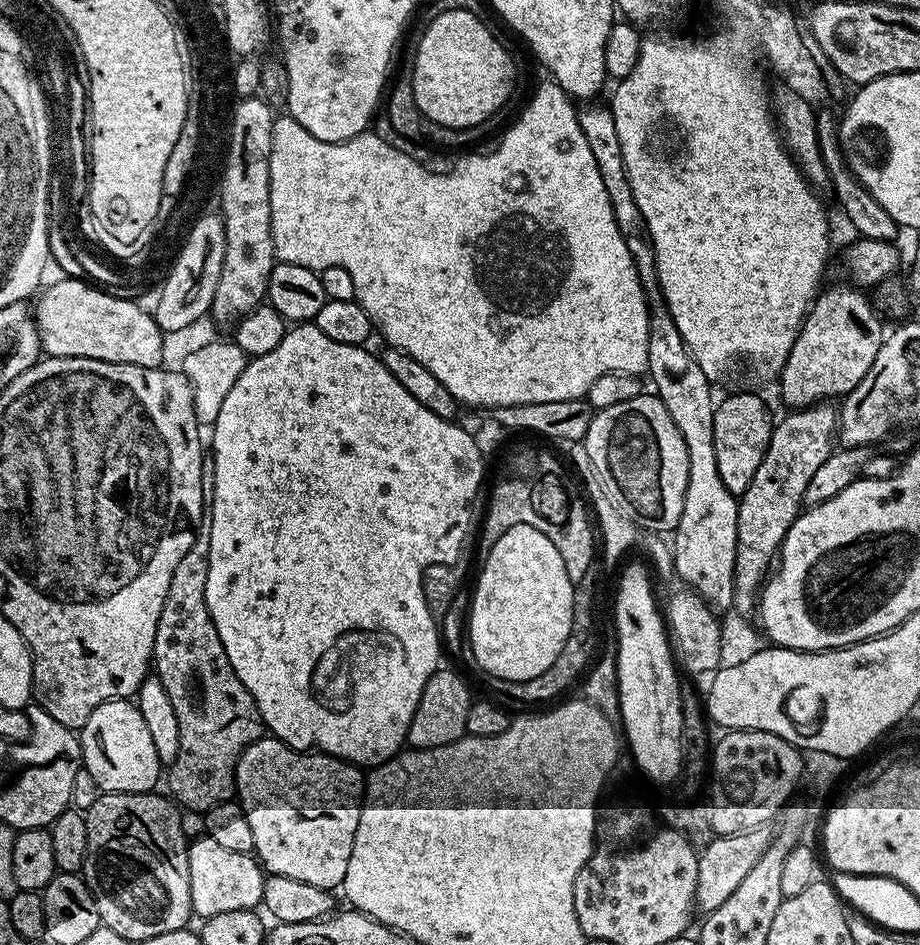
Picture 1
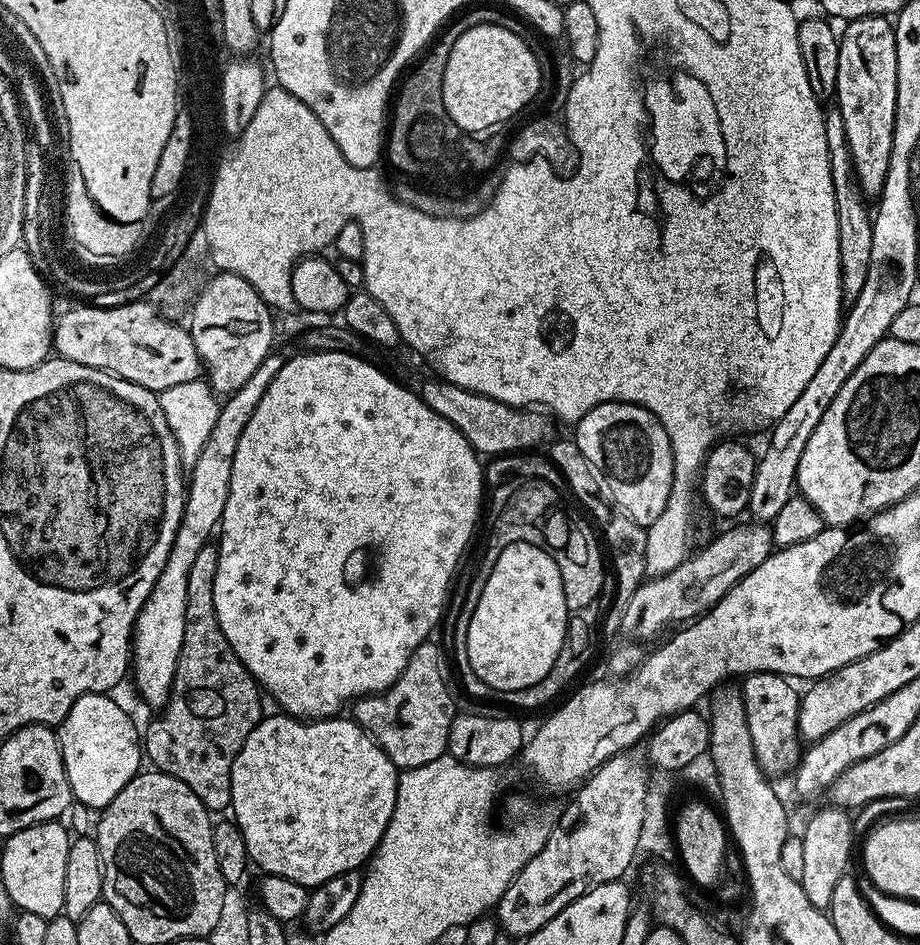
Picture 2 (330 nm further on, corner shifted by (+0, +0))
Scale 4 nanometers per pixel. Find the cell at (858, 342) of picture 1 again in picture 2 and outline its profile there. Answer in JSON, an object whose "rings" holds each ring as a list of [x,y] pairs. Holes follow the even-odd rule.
{"rings":[[[867,16],[849,21],[845,25],[845,32],[841,33],[839,58],[838,58],[838,78],[836,79],[836,95],[834,97],[835,107],[842,114],[842,122],[846,126],[846,140],[848,149],[850,150],[850,158],[854,162],[854,170],[856,171],[856,180],[860,183],[860,188],[864,191],[865,197],[879,197],[882,186],[886,182],[886,170],[890,166],[890,154],[894,146],[894,114],[898,106],[898,66],[897,66],[897,42],[896,32],[893,23],[885,16]]]}

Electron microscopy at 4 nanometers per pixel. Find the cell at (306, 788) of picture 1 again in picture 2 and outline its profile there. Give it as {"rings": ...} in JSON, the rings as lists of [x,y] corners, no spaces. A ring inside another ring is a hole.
{"rings":[[[287,714],[279,715],[265,715],[261,719],[260,725],[250,734],[250,738],[246,738],[242,750],[238,750],[238,758],[234,758],[234,766],[232,767],[230,812],[233,812],[231,815],[234,817],[234,823],[242,830],[242,838],[246,838],[249,861],[255,867],[257,864],[261,868],[259,870],[261,873],[290,878],[290,882],[298,882],[303,888],[311,890],[322,882],[330,882],[330,878],[338,878],[338,874],[357,871],[375,853],[382,834],[390,822],[390,814],[394,814],[398,769],[394,762],[390,762],[386,753],[377,746],[375,740],[366,735],[351,718],[345,718],[345,720],[340,720],[341,718],[302,720]]]}

